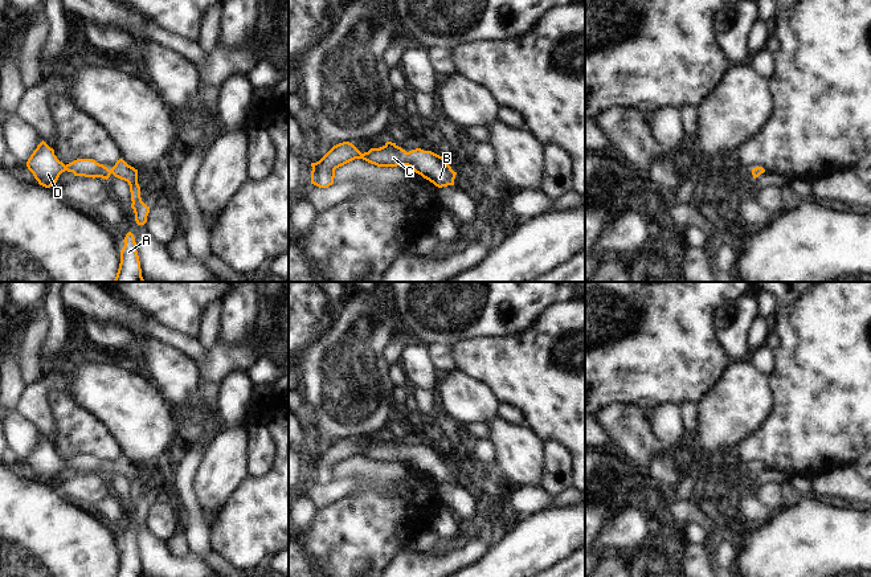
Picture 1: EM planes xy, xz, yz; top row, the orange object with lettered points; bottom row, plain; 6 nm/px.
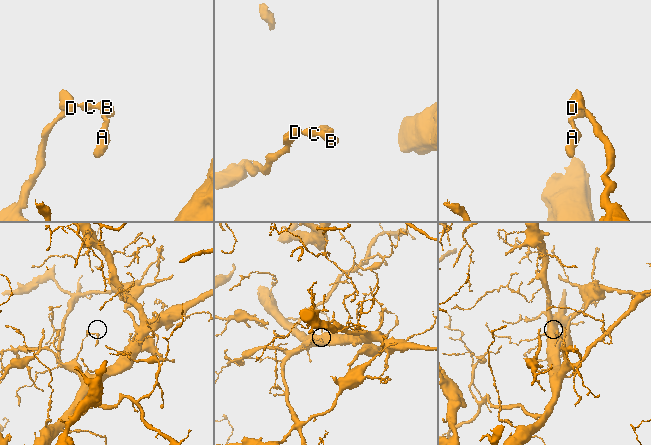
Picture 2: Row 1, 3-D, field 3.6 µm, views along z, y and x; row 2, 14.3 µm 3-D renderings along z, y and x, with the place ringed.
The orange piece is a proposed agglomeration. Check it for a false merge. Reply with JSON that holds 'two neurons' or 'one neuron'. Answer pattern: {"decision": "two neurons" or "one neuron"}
{"decision": "one neuron"}

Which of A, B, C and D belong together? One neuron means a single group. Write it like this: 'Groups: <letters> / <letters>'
Groups: A B C D

